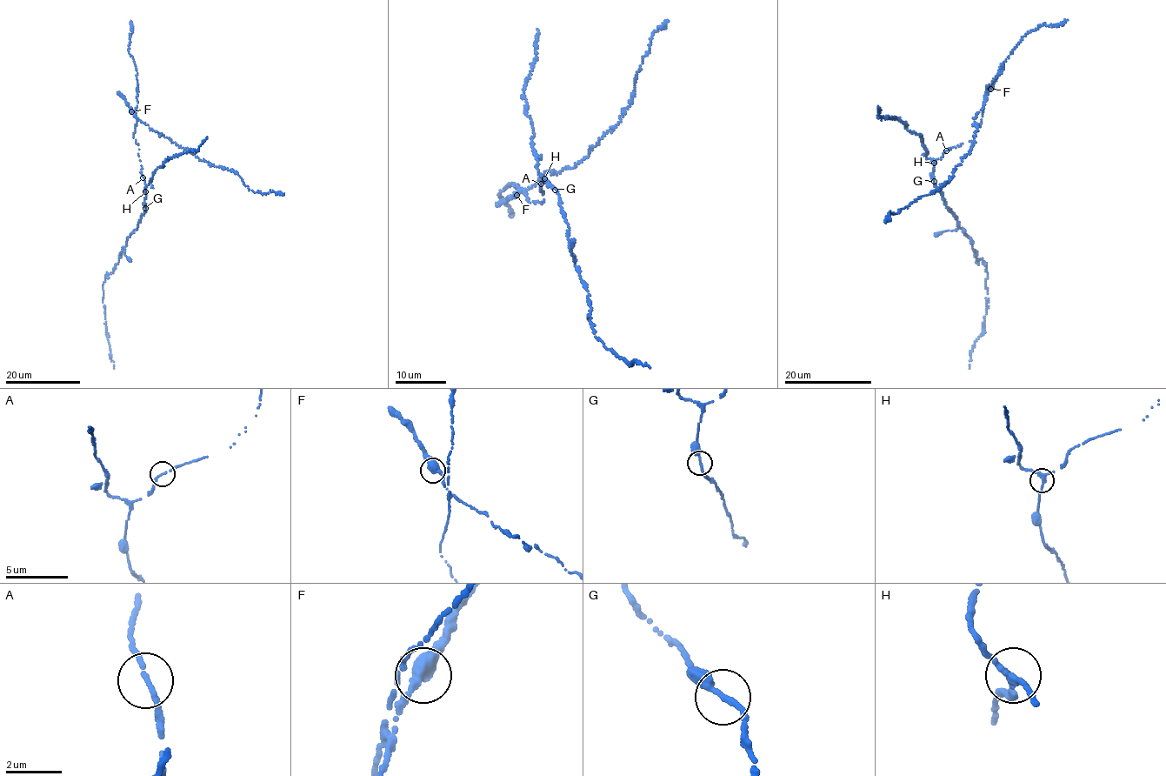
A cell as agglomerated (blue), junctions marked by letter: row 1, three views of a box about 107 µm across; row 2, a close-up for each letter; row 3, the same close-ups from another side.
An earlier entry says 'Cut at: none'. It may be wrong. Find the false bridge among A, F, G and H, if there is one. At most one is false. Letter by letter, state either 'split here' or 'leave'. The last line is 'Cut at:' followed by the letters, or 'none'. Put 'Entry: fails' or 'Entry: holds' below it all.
A: leave
F: leave
G: leave
H: leave
Cut at: none
Entry: holds

